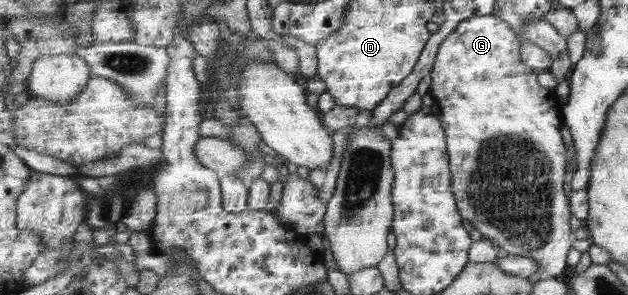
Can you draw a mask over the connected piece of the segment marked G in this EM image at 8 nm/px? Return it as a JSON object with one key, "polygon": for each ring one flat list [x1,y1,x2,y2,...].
{"polygon":[[473,16,473,19,463,21,452,34,442,43,431,72,430,95,438,105,442,125,445,128,447,138,447,150,450,156,450,169,452,172,452,189,458,202,461,216,472,224,472,228,478,230,485,239,493,241,498,248,502,248,512,256,523,256,539,262,539,273,542,277,561,278,563,272,567,272,568,255,571,244,574,241,572,229,571,200,565,194,565,178,567,178,567,146,563,142,563,105,555,91,547,90,537,80,537,73,522,57,522,40,511,28,509,23,504,22,499,16]]}

